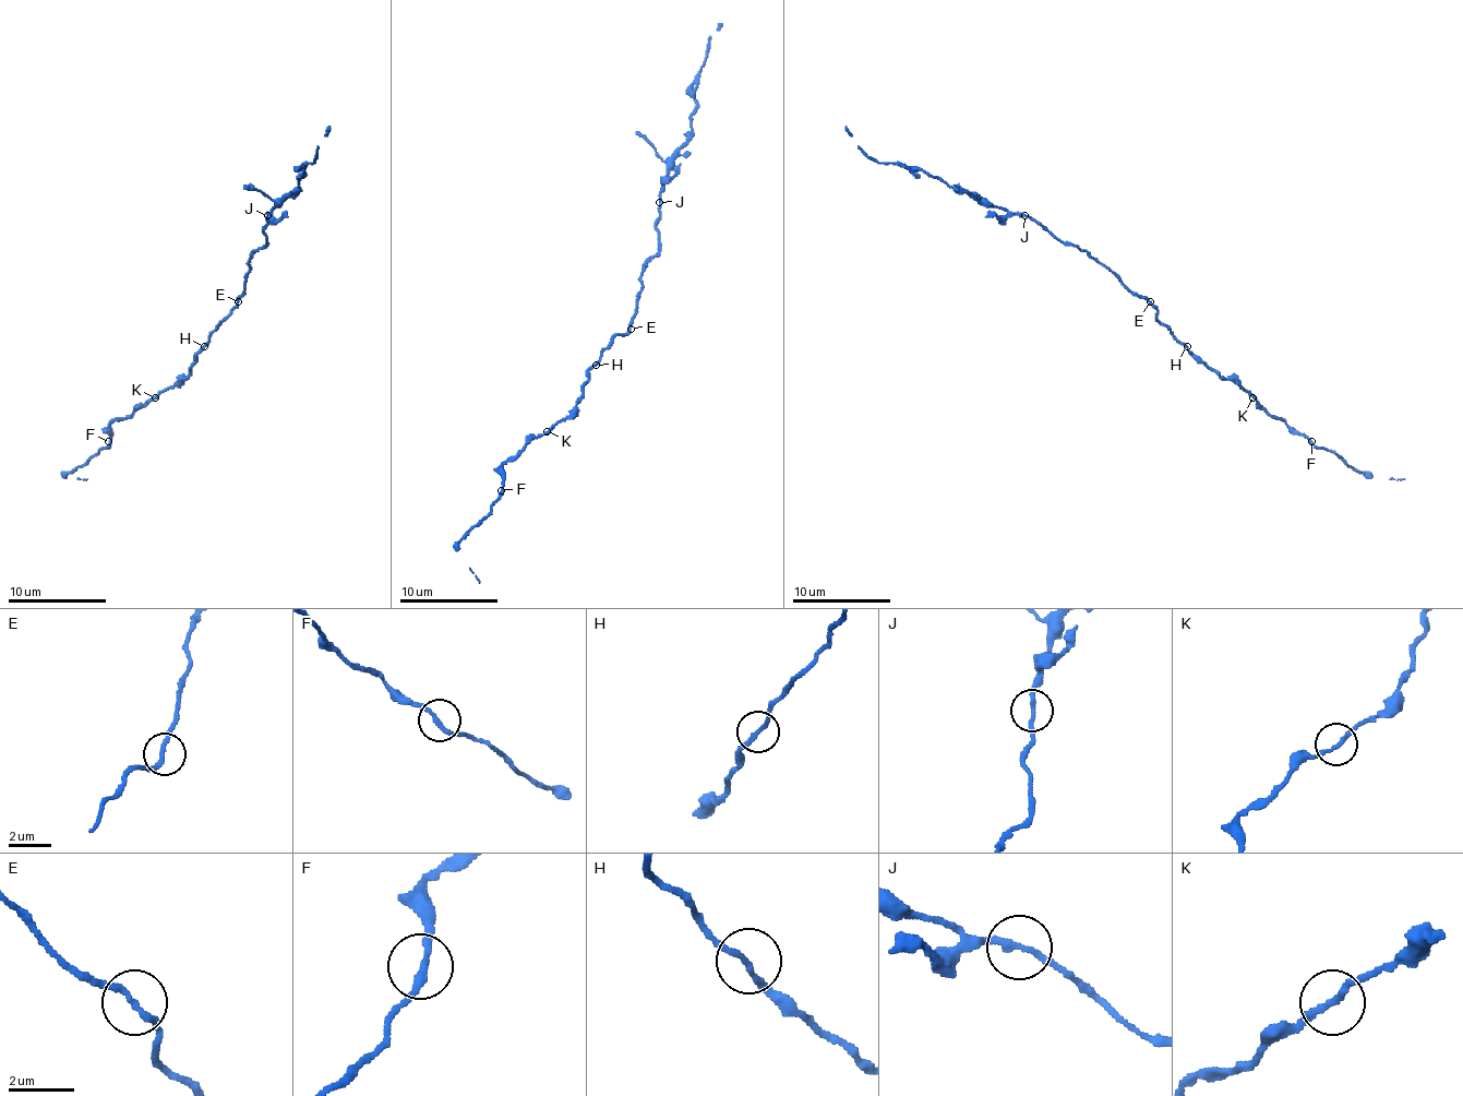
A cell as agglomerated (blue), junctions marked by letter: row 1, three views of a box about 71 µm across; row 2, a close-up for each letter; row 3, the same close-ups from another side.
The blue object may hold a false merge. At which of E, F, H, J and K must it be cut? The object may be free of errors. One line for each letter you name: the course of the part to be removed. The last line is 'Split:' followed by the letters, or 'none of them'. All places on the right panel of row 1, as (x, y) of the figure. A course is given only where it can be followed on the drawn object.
Split: none of them

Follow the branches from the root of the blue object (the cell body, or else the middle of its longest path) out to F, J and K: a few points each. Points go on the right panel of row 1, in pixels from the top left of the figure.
F: (1148, 301), (1158, 311), (1158, 319), (1189, 350), (1221, 376), (1231, 378), (1270, 415), (1280, 417), (1311, 441)
J: (1148, 301), (1083, 250), (1057, 240), (1024, 216)
K: (1148, 301), (1158, 311), (1158, 319), (1189, 350), (1221, 376), (1231, 378), (1252, 397)

